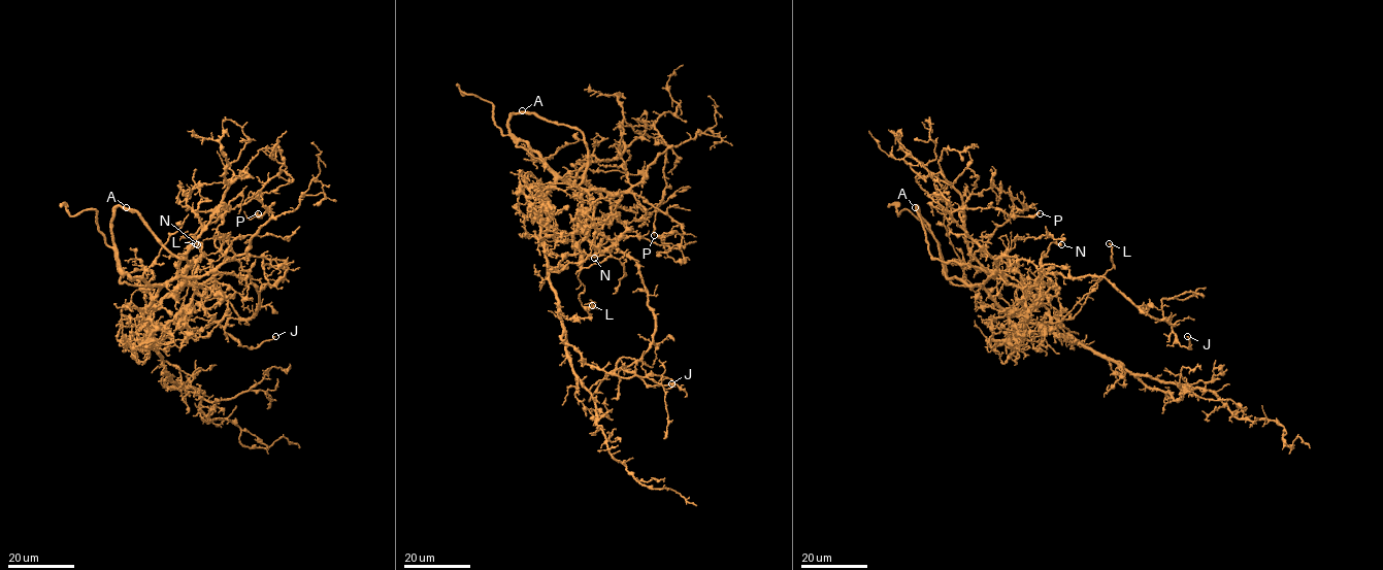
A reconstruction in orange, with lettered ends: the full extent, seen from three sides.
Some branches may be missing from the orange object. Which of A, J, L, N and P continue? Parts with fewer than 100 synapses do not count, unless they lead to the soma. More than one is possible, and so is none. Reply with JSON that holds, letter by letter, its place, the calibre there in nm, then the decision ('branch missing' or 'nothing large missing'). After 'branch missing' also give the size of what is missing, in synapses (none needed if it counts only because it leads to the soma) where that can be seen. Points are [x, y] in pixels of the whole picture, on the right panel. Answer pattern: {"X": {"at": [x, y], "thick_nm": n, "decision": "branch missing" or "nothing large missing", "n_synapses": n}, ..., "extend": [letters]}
{"A": {"at": [915, 207], "thick_nm": 460, "decision": "nothing large missing"}, "J": {"at": [1187, 336], "thick_nm": 190, "decision": "nothing large missing"}, "L": {"at": [1109, 243], "thick_nm": 220, "decision": "nothing large missing"}, "N": {"at": [1061, 244], "thick_nm": 480, "decision": "nothing large missing"}, "P": {"at": [1040, 213], "thick_nm": 240, "decision": "nothing large missing"}, "extend": []}

